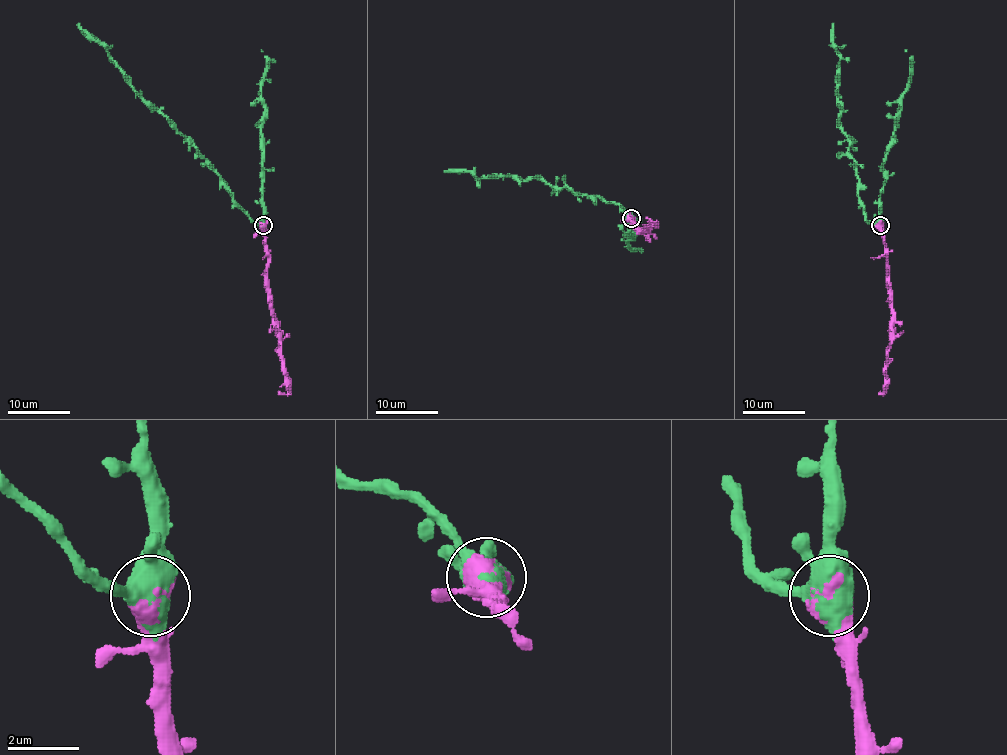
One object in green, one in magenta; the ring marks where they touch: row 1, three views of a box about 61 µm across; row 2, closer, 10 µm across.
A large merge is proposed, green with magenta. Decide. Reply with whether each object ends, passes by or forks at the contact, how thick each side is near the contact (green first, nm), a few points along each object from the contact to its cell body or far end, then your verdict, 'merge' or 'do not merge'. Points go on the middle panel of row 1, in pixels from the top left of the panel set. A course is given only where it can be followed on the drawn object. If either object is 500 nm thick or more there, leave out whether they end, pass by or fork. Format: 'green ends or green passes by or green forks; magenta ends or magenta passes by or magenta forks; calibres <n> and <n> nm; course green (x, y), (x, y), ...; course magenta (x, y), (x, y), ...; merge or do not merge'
calibres 600 and 800 nm; course green (630, 218), (619, 204), (551, 187), (537, 178), (476, 178), (470, 172), (445, 170); course magenta (630, 218), (641, 231), (655, 223), (646, 217); merge

